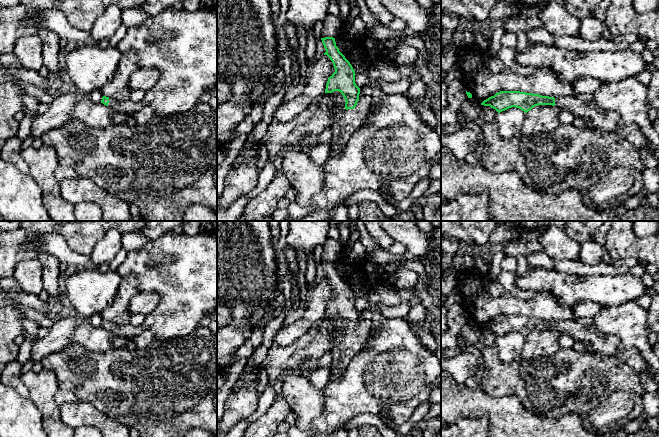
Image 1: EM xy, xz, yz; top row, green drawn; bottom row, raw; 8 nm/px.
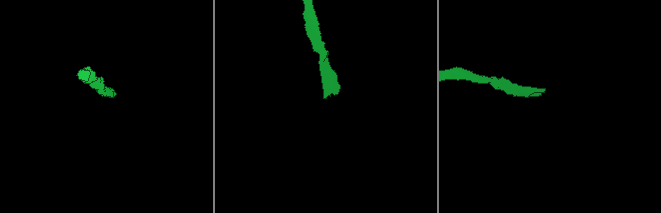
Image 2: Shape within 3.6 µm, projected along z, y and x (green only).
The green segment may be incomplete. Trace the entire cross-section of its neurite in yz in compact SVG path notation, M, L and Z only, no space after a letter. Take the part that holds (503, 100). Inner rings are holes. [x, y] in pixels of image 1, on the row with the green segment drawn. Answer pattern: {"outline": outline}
{"outline": "M500 91L484 100L481 105L490 106L498 113L512 107L527 113L538 105L552 105L560 110L571 112L576 118L587 118L591 130L617 133L627 139L638 151L651 143L638 125L627 124L616 112L605 111L594 102L582 102L575 95L554 98L520 91Z"}

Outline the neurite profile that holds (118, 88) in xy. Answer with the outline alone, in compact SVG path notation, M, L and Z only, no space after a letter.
M129 51L122 54L112 80L100 89L102 95L119 101L129 100L132 92L128 85L129 78L138 69L140 67L135 52Z

